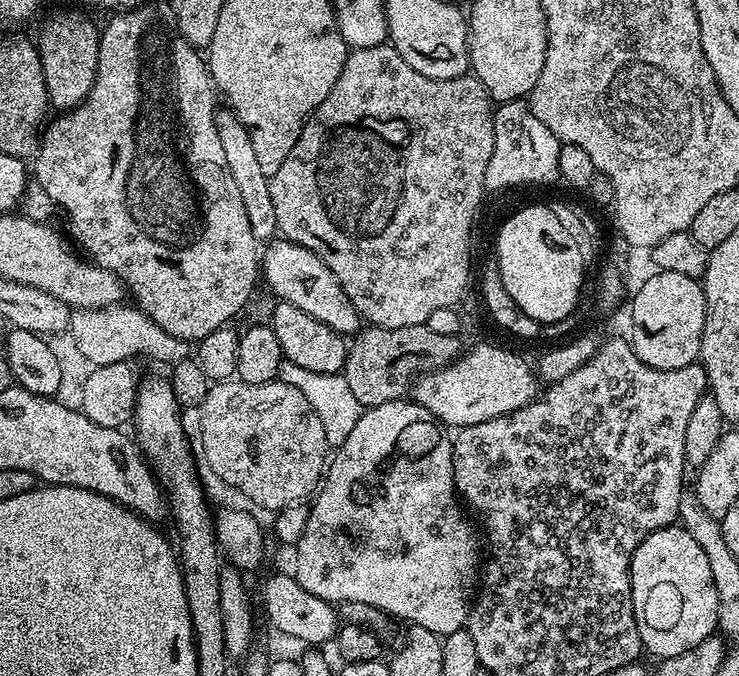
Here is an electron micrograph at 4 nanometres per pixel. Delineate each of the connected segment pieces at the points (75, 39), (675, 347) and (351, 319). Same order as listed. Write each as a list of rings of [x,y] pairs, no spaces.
[[[83,11],[60,12],[41,26],[40,61],[46,78],[46,90],[53,109],[65,113],[77,108],[90,94],[96,81],[98,70],[98,50],[100,49],[101,29]]]
[[[653,271],[649,280],[640,284],[640,289],[635,292],[630,300],[632,306],[632,336],[630,343],[638,358],[646,362],[646,366],[654,366],[658,370],[678,370],[687,364],[697,363],[702,342],[702,330],[706,322],[708,300],[704,296],[704,286],[700,280],[686,278],[686,274],[673,272]]]
[[[283,238],[273,239],[265,248],[268,249],[262,252],[262,280],[268,283],[277,301],[285,300],[290,302],[290,306],[298,306],[298,310],[306,310],[310,318],[318,318],[318,322],[330,326],[330,330],[345,338],[361,331],[360,315],[350,298],[346,298],[342,282],[334,278],[334,270],[330,270],[314,250],[306,250],[306,246],[298,246]]]

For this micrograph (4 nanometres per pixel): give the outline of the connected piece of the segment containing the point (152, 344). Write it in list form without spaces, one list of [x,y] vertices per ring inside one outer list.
[[[120,304],[110,308],[75,309],[71,313],[68,329],[77,352],[93,367],[113,365],[114,362],[129,361],[132,356],[143,353],[150,359],[171,366],[187,359],[190,344],[187,340],[166,334],[157,323],[135,306]]]

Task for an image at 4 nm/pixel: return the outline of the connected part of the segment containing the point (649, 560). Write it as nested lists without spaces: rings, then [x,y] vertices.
[[[673,526],[654,530],[654,534],[647,536],[638,546],[638,550],[634,550],[632,565],[628,573],[630,574],[630,582],[632,583],[632,609],[634,610],[634,618],[638,626],[638,634],[640,635],[643,651],[647,655],[649,652],[650,655],[656,656],[655,658],[677,656],[694,646],[698,646],[698,642],[702,642],[707,636],[713,635],[717,631],[720,622],[720,615],[718,614],[718,590],[714,586],[714,578],[710,574],[710,562],[706,562],[706,554],[702,551],[702,546],[698,546],[698,542],[694,542],[694,538],[685,528]]]

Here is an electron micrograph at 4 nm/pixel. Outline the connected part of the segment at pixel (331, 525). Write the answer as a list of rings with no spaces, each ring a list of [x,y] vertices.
[[[412,398],[382,402],[382,406],[365,408],[361,411],[358,426],[354,426],[352,433],[346,437],[346,442],[342,442],[335,449],[334,455],[327,465],[322,483],[308,510],[306,530],[300,541],[294,546],[294,552],[296,552],[294,577],[301,584],[303,590],[308,590],[310,594],[328,601],[333,606],[345,604],[374,606],[379,612],[383,612],[389,617],[397,616],[398,619],[404,620],[403,622],[408,624],[426,626],[426,630],[435,632],[441,638],[449,636],[454,630],[467,625],[468,614],[472,611],[474,597],[478,592],[478,569],[482,564],[482,536],[479,531],[476,533],[472,529],[471,522],[464,517],[465,509],[458,499],[454,482],[452,440],[444,437],[443,431],[445,432],[445,429],[436,416],[430,414],[430,410],[426,410]]]

